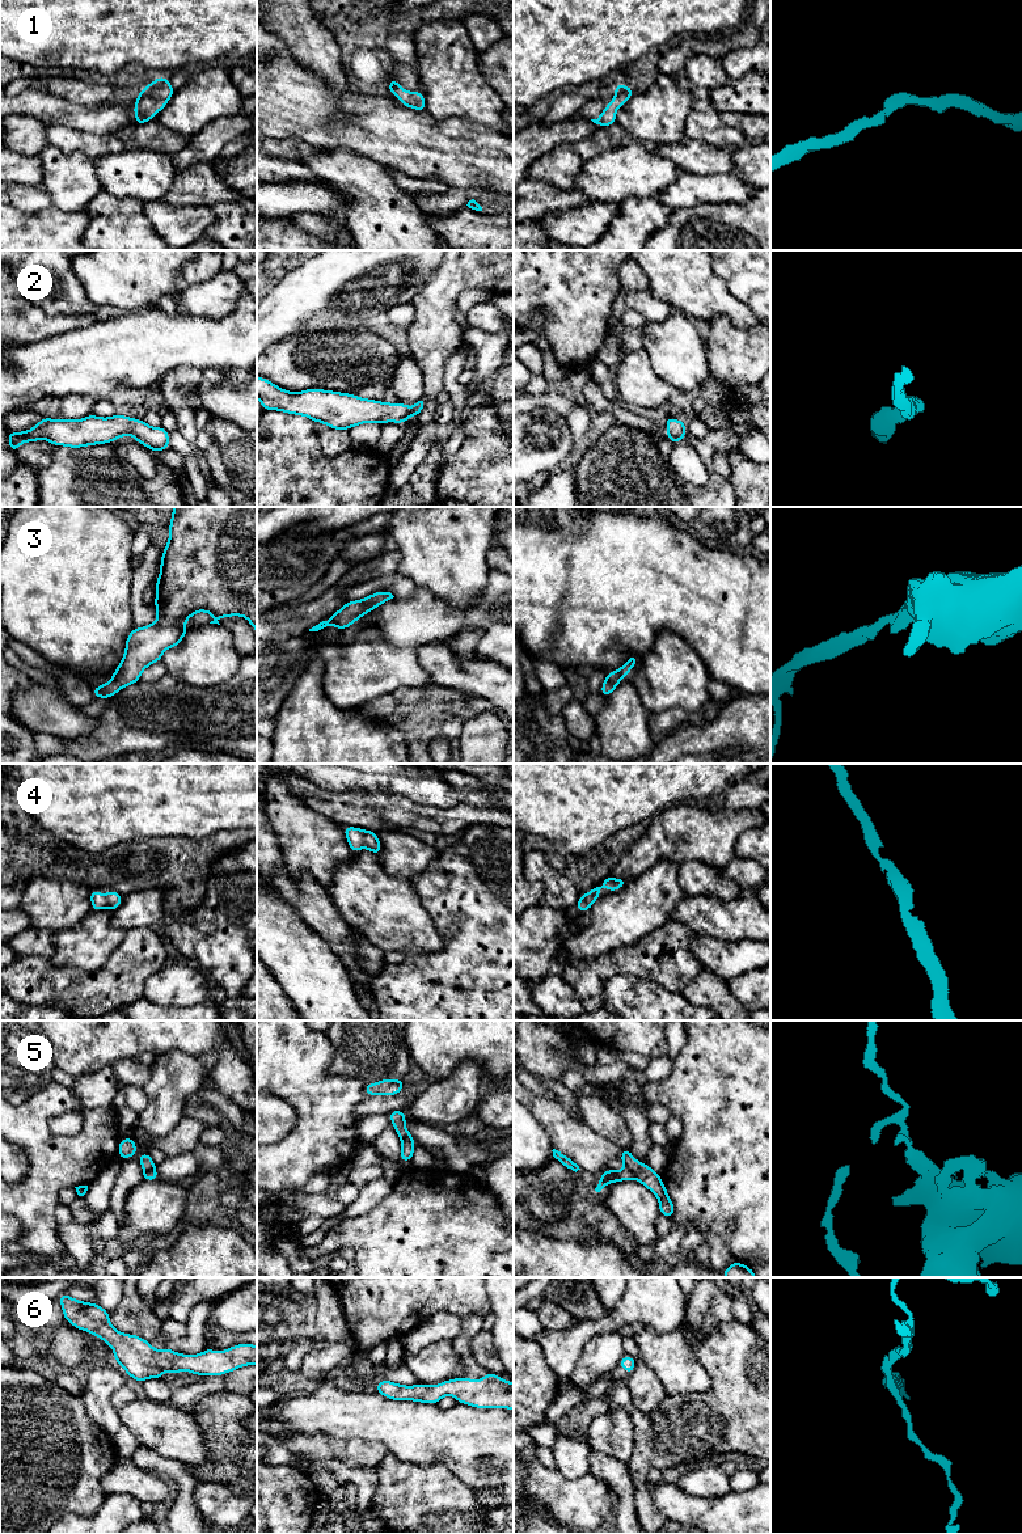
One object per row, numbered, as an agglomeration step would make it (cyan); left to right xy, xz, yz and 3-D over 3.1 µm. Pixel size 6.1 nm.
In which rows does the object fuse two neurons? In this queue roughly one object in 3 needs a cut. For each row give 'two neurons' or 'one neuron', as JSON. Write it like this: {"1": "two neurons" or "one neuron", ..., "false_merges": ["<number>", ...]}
{"1": "one neuron", "2": "one neuron", "3": "one neuron", "4": "one neuron", "5": "two neurons", "6": "one neuron", "false_merges": ["5"]}

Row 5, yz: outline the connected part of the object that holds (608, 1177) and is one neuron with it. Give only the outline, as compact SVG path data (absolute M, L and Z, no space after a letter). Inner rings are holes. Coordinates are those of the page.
M626 1167L621 1171L612 1171L611 1169L607 1169L605 1172L599 1178L599 1184L595 1191L600 1192L609 1183L633 1179L635 1179L634 1174Z

